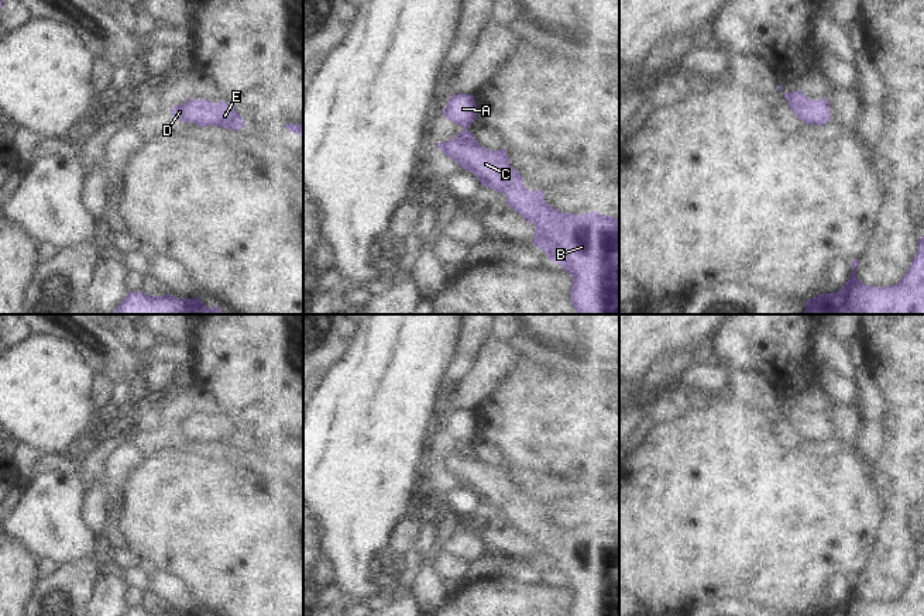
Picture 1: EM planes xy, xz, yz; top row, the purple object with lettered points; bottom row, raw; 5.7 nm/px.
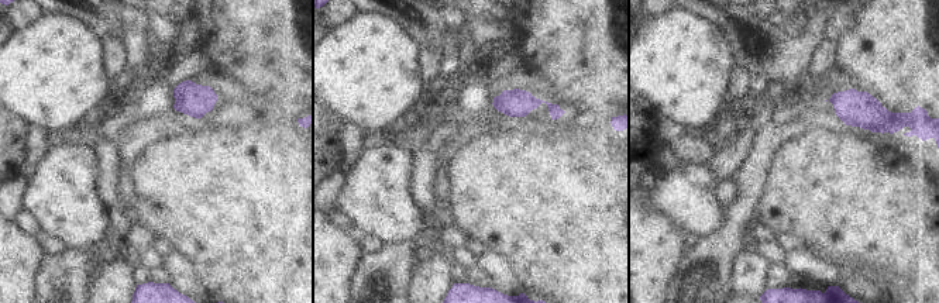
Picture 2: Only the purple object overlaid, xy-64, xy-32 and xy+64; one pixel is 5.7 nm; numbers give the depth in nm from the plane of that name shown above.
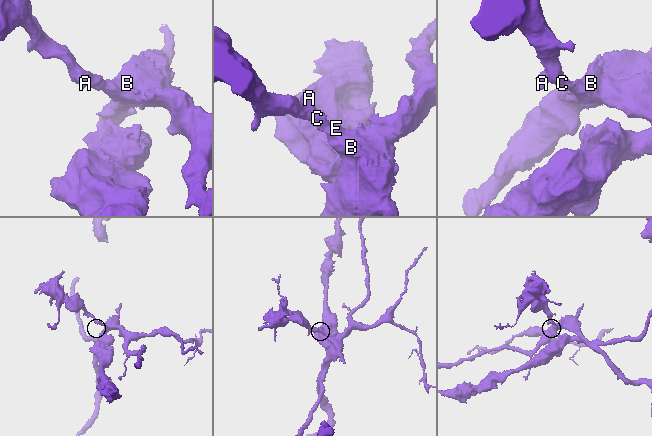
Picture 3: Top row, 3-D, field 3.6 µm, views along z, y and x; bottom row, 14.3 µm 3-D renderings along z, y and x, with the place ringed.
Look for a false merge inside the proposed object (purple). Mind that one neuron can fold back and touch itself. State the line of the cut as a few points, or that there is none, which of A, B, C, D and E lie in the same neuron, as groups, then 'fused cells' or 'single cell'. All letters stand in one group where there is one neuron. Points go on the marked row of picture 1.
no cut; A B C D E; single cell

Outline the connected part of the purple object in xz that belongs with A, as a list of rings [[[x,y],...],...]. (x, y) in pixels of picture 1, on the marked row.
[[[451,94],[442,114],[464,130],[447,142],[437,142],[437,148],[464,171],[474,173],[484,186],[504,193],[508,197],[506,204],[536,227],[532,244],[573,278],[570,299],[577,314],[619,314],[619,218],[598,211],[563,213],[545,202],[543,190],[525,187],[523,178],[509,164],[506,151],[481,147],[468,130],[477,120],[473,94]]]

